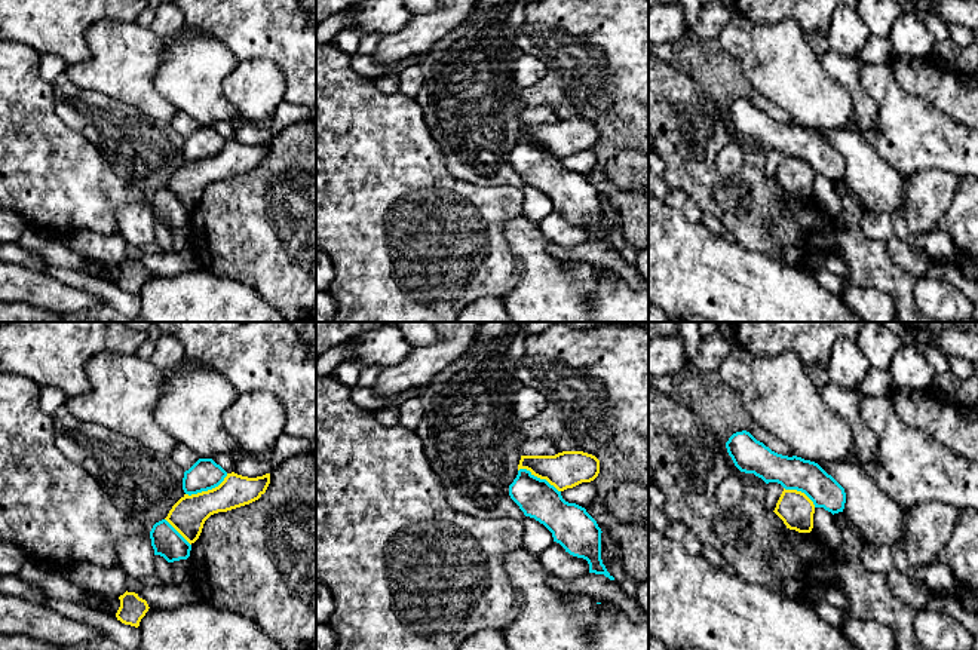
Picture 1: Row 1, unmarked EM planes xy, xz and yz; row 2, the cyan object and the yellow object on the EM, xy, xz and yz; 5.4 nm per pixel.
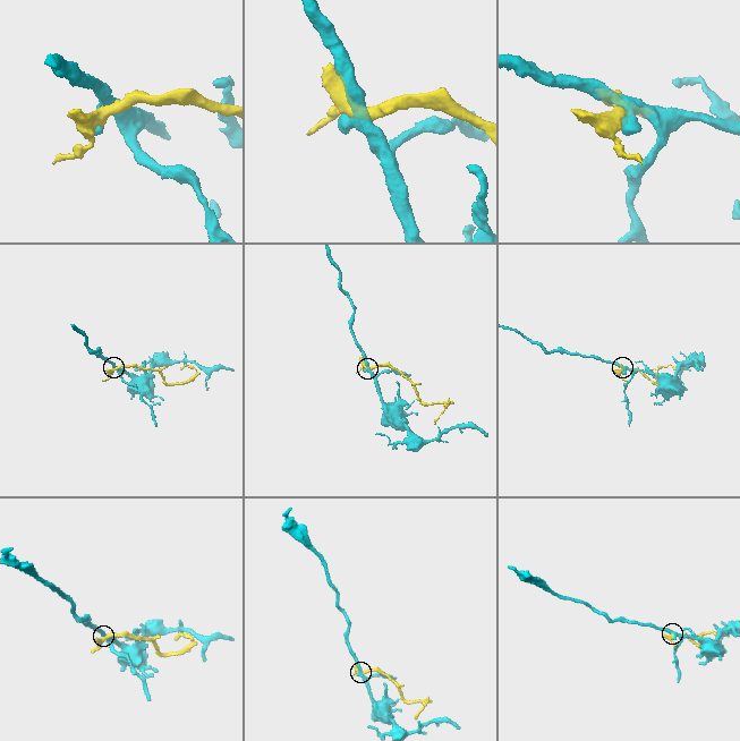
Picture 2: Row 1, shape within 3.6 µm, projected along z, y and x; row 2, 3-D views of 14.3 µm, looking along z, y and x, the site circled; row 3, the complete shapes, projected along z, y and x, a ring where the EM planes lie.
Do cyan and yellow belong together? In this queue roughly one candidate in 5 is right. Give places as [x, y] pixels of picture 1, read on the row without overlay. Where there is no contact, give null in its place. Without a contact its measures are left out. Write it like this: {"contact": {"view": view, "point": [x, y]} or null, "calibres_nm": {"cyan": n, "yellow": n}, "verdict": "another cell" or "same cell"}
{"contact": {"view": "xy", "point": [207, 158]}, "calibres_nm": {"cyan": 170, "yellow": 190}, "verdict": "another cell"}

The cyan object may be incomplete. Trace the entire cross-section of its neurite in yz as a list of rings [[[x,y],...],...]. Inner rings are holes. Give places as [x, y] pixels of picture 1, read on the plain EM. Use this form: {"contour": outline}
{"contour": [[[746,98],[733,101],[726,116],[741,139],[754,141],[766,151],[778,150],[785,157],[801,159],[815,175],[824,175],[833,183],[843,180],[844,156],[818,131],[778,122]]]}

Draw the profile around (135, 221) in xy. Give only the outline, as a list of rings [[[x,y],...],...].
[[[148,203],[125,205],[117,212],[119,234],[128,245],[151,249],[154,239],[154,217]]]

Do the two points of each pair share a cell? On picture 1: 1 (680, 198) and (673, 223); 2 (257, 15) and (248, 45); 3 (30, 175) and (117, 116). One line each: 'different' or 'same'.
1: different
2: same
3: different

